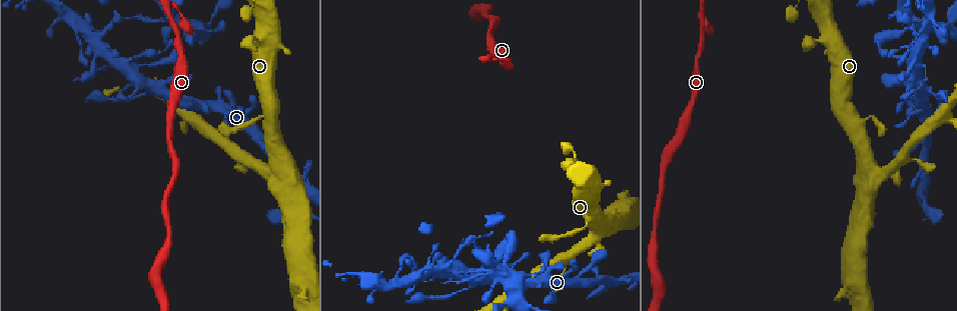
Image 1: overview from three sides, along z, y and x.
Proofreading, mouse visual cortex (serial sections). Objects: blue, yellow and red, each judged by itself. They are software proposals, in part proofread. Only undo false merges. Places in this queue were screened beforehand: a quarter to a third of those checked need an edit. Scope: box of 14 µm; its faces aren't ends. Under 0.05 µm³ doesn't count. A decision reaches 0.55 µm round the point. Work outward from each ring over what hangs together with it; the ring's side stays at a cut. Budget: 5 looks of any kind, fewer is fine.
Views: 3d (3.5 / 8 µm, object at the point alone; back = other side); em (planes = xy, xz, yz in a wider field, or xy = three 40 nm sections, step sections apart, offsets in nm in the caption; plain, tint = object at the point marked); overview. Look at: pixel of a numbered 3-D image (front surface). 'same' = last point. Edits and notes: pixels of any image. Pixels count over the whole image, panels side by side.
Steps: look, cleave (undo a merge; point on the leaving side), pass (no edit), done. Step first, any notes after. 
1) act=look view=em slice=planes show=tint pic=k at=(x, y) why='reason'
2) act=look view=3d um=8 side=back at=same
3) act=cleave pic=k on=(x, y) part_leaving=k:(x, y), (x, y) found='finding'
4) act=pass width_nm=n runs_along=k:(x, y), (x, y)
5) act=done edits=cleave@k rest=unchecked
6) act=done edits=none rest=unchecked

act=look view=3d um=3.5 pic=1 at=(255, 40)

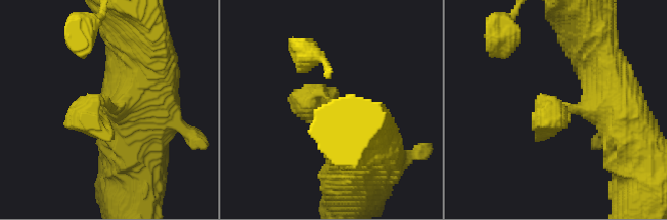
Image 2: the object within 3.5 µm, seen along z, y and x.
act=look view=em slice=planes show=tint pic=2 at=(554, 107) why='need the tissue'

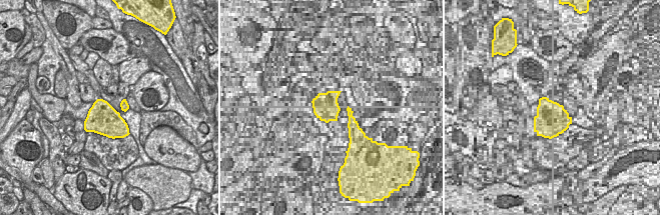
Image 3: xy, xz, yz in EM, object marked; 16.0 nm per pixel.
act=pass runs_along=2:(355, 167), (329, 100), (289, 98) found='all the same cell'

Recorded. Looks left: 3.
act=look view=3d um=3.5 pic=1 at=(916, 65) why='three arms meet'

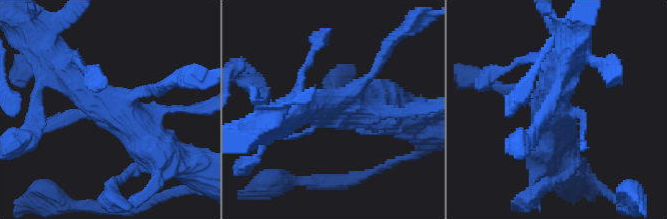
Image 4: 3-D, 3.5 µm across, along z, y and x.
act=look view=em slice=xy step=2 show=tint pic=4 at=(319, 117)

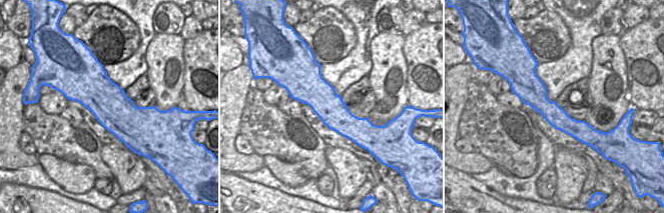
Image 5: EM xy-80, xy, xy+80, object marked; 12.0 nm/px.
act=look view=em slice=xy step=5 show=tint at=same why='another direction'

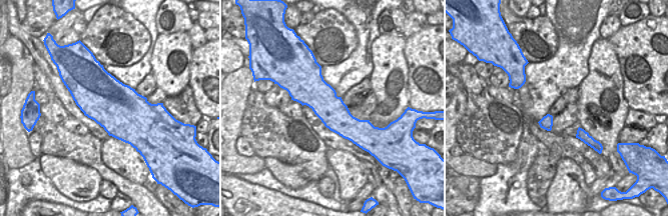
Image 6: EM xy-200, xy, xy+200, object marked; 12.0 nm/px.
act=pass found='continuous, no second cell'

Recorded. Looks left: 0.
act=done edits=none rest=unchecked

